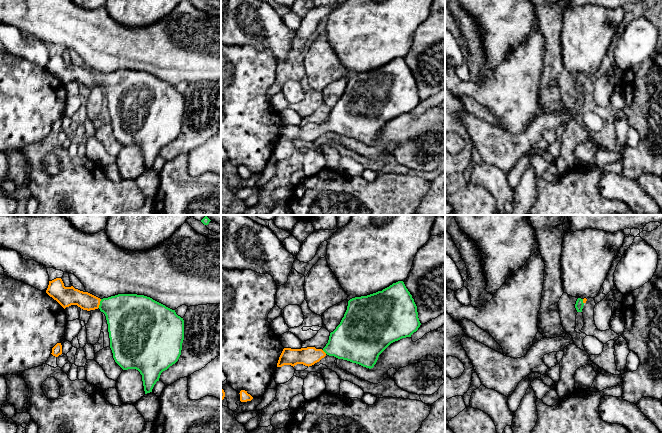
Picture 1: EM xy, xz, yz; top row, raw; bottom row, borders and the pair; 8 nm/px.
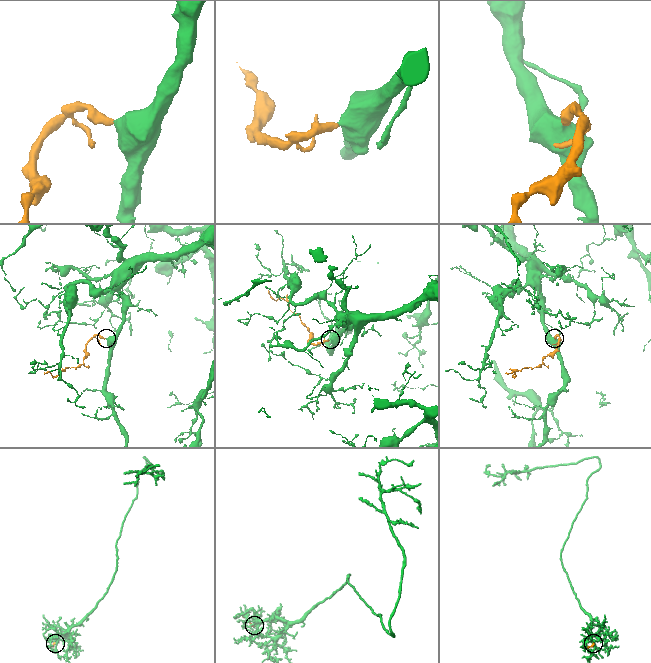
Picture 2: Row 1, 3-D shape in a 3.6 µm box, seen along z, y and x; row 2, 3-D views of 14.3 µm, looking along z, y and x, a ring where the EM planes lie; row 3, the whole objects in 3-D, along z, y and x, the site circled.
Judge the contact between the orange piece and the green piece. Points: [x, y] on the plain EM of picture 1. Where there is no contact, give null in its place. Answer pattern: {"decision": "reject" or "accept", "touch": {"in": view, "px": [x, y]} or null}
{"decision": "accept", "touch": {"in": "xy", "px": [99, 79]}}

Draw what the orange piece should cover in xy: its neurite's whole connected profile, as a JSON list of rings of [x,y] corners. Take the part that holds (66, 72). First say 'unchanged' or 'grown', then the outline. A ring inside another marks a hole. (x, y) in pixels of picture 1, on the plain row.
grown | [[[61,54],[49,57],[46,69],[64,85],[77,81],[83,86],[100,85],[106,92],[110,114],[110,124],[115,138],[123,145],[136,145],[142,151],[145,170],[152,165],[163,147],[175,140],[182,126],[184,116],[184,96],[175,86],[137,70],[118,70],[100,75],[88,68],[65,63]]]

